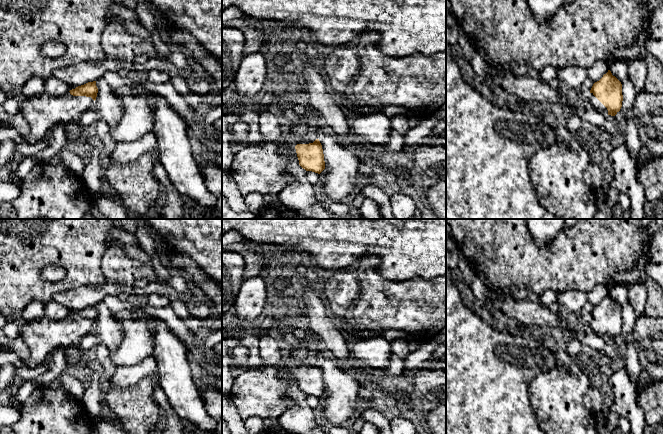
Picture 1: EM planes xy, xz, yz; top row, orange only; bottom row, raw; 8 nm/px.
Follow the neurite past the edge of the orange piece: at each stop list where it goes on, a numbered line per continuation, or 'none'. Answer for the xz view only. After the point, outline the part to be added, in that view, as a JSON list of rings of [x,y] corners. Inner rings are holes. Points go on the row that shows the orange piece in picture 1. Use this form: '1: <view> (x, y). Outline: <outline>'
1: xz (291, 142). Outline: [[[285,133],[282,138],[282,142],[286,144],[286,146],[289,148],[290,152],[297,156],[295,146],[297,144],[309,144],[313,143],[316,140],[316,138],[310,137],[308,139],[299,139],[290,136],[289,134]]]

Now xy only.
1: xy (42, 112). Outline: [[[70,92],[62,96],[48,93],[23,97],[20,101],[20,113],[27,121],[30,131],[24,141],[34,144],[44,139],[54,126],[73,126],[79,117],[94,107],[91,97],[73,96]]]

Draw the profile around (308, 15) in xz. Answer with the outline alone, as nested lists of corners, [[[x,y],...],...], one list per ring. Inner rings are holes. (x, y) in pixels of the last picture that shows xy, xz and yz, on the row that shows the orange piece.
[[[222,0],[222,12],[229,7],[238,7],[247,17],[260,22],[272,20],[293,25],[322,45],[355,44],[363,32],[375,31],[380,35],[381,51],[391,57],[446,52],[446,0]]]

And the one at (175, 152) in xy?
[[[147,95],[145,98],[154,111],[152,133],[157,139],[160,162],[174,190],[202,208],[214,206],[216,197],[208,190],[192,154],[187,123],[164,97]]]

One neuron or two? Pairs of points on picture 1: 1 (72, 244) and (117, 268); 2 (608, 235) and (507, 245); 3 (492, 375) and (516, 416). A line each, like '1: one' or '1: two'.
1: two
2: one
3: one

